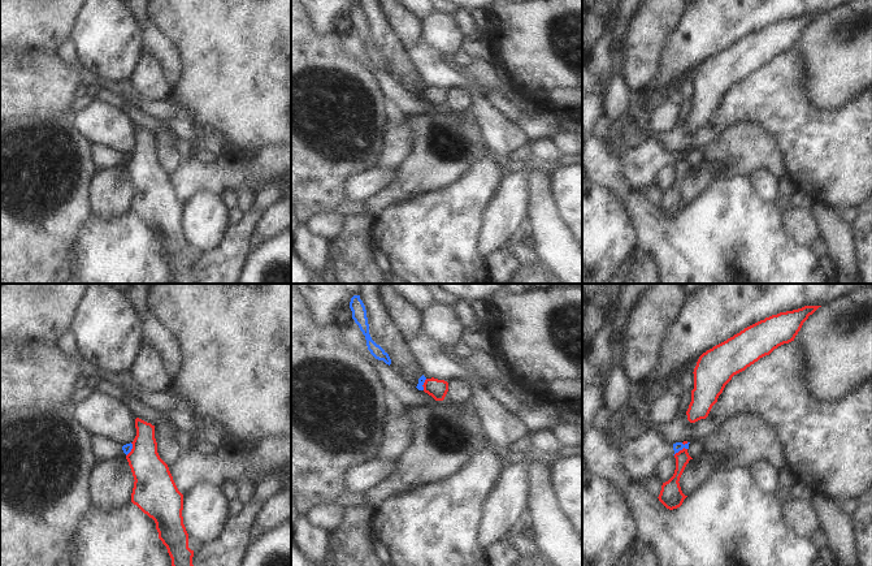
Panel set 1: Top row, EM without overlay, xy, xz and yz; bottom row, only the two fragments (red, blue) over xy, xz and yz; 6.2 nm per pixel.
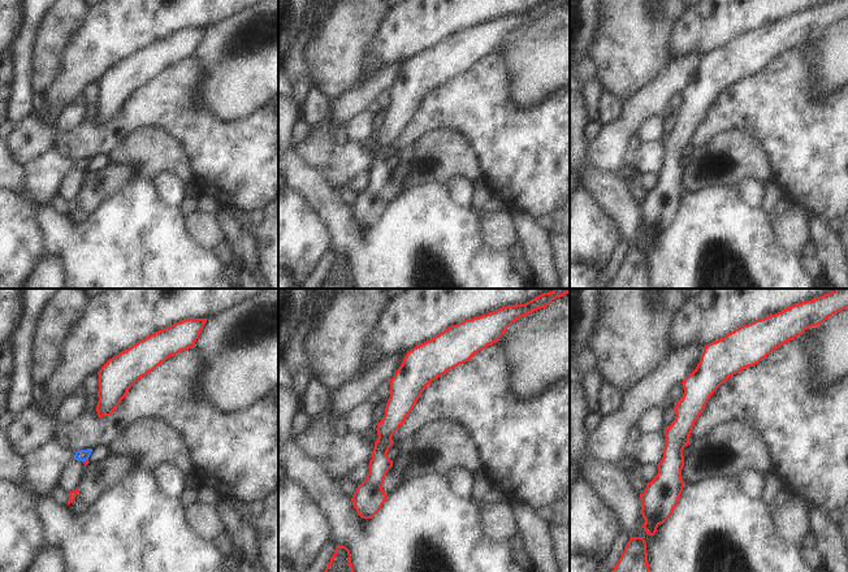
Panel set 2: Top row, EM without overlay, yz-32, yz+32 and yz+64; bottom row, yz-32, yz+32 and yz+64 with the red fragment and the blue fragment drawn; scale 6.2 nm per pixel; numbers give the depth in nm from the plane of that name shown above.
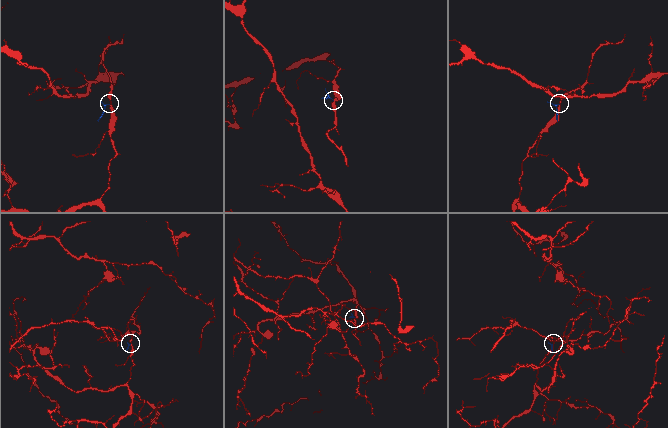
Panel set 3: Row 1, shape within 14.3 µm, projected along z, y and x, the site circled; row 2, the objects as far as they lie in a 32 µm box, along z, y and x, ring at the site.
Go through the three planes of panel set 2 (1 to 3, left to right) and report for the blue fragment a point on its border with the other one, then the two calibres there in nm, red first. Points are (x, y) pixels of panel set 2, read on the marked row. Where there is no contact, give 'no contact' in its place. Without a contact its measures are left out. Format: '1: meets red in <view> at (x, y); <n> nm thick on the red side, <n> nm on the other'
1: meets red in yz-32 at (85, 460); 30 nm thick on the red side, 70 nm on the other
2: no contact
3: no contact

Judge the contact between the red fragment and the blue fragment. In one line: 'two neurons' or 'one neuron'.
two neurons

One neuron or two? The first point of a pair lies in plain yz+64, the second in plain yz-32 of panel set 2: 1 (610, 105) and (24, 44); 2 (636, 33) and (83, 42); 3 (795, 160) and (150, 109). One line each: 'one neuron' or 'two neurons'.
1: one neuron
2: two neurons
3: one neuron

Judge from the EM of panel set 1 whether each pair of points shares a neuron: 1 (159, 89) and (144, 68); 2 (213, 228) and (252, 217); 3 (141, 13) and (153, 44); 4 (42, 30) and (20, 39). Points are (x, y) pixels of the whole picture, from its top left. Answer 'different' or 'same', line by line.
1: same
2: different
3: same
4: same

